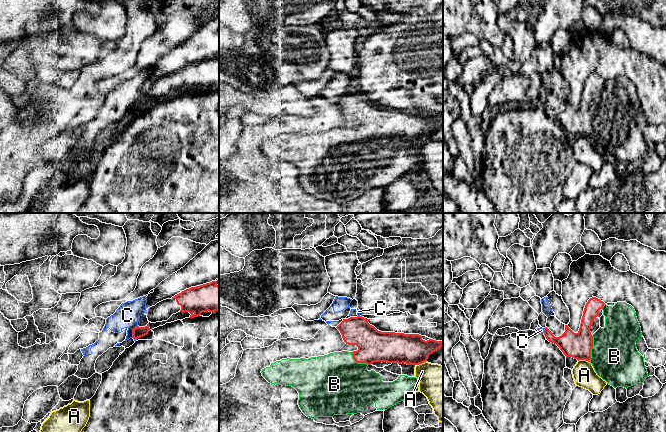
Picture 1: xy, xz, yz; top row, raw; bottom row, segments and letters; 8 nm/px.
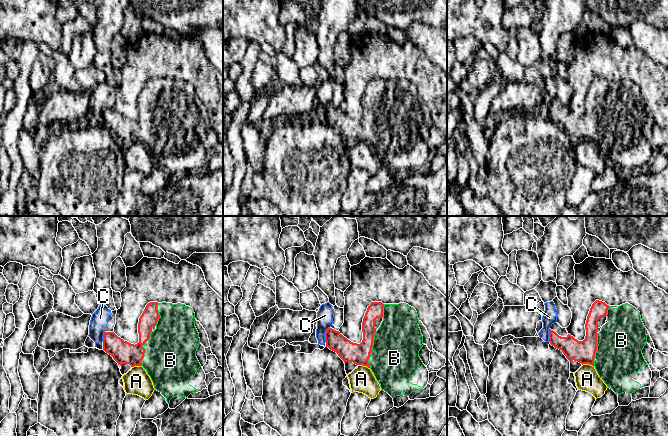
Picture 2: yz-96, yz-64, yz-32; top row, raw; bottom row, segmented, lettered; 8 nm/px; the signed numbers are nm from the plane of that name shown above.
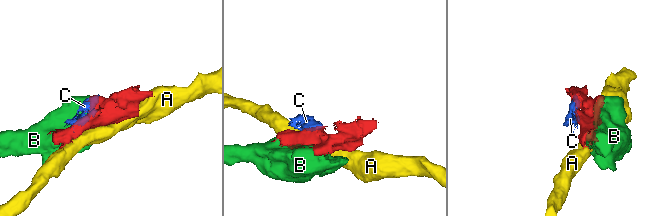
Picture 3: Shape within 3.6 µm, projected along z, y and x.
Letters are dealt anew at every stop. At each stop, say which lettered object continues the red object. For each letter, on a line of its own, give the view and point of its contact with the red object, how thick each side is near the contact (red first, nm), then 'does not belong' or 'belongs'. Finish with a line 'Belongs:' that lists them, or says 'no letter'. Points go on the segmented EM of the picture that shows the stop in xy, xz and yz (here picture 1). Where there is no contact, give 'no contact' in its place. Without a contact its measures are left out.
A: yz (584, 359) | 200/180 nm | does not belong
B: yz (591, 348) | 200/380 nm | belongs
C: xy (133, 332) | 90/190 nm | does not belong
Belongs: B

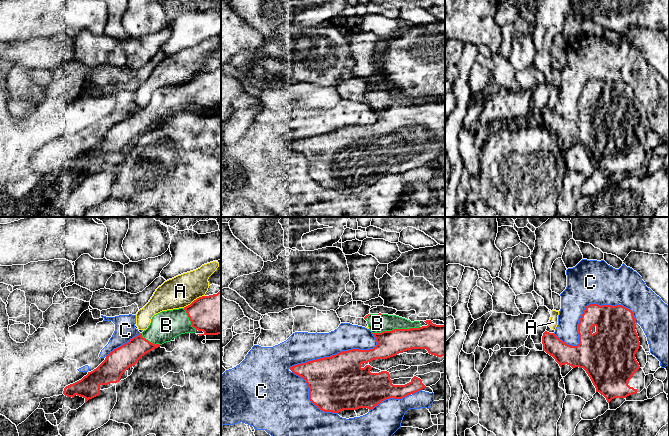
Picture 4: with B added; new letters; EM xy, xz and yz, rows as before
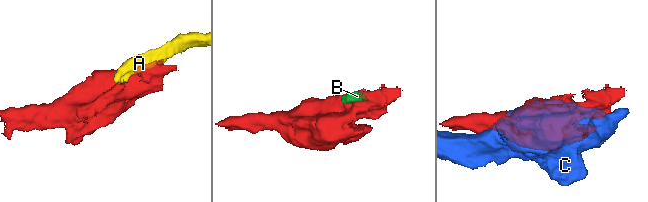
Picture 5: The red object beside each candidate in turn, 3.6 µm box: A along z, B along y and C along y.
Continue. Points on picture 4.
A: xy (194, 300) | 320/260 nm | does not belong
B: xz (395, 329) | 200/140 nm | belongs
C: yz (585, 309) | 280/360 nm | does not belong
Belongs: B

